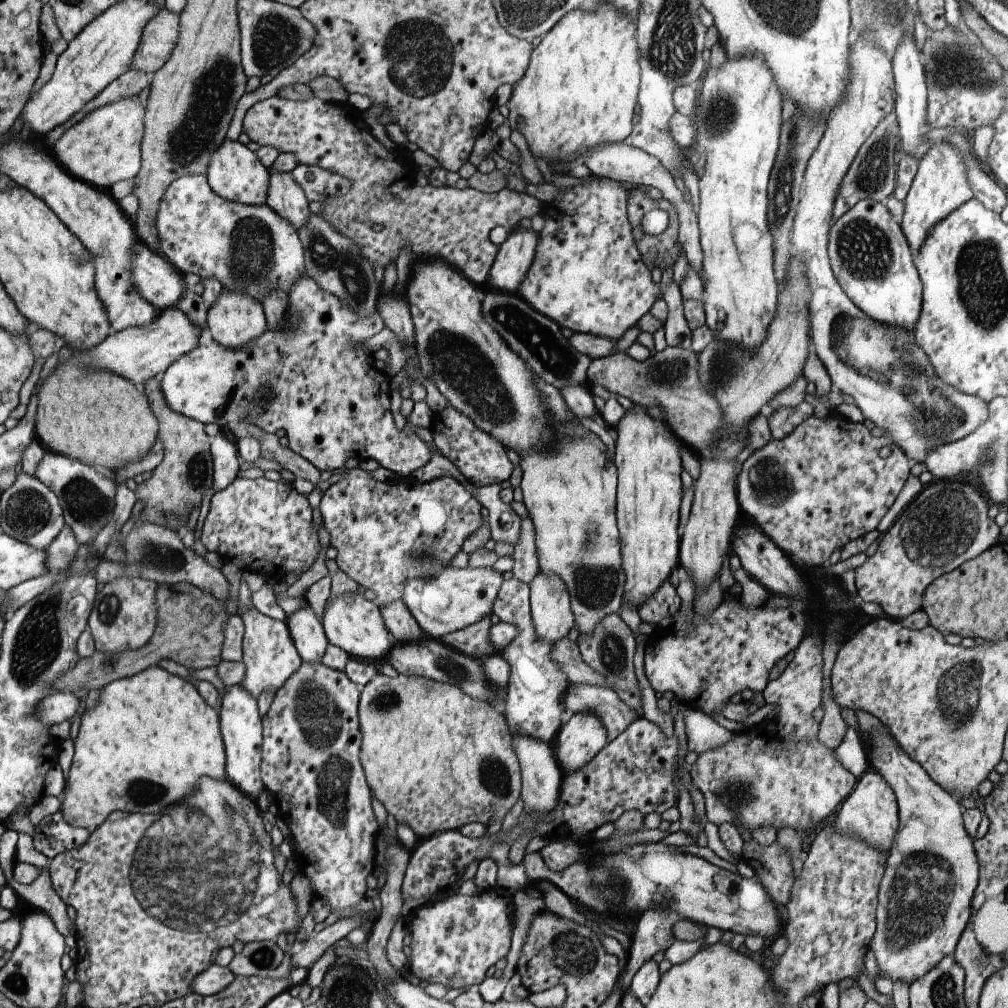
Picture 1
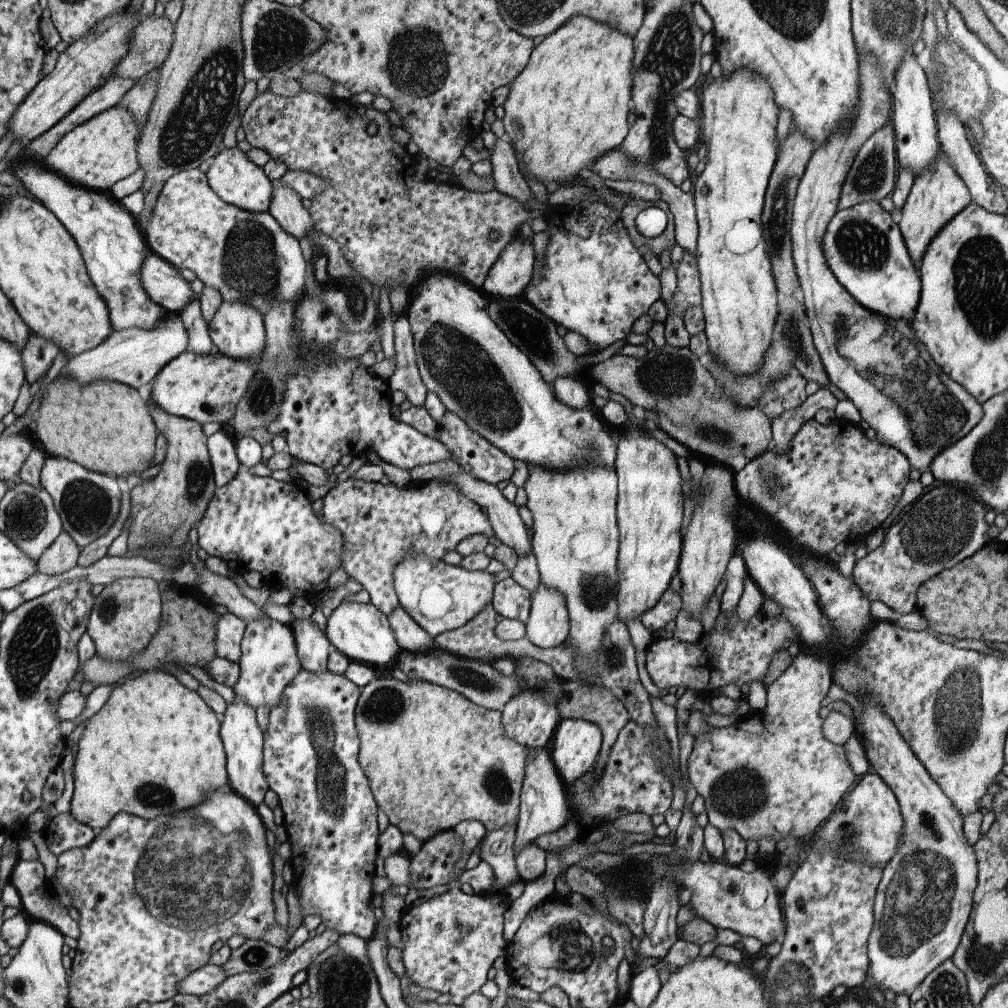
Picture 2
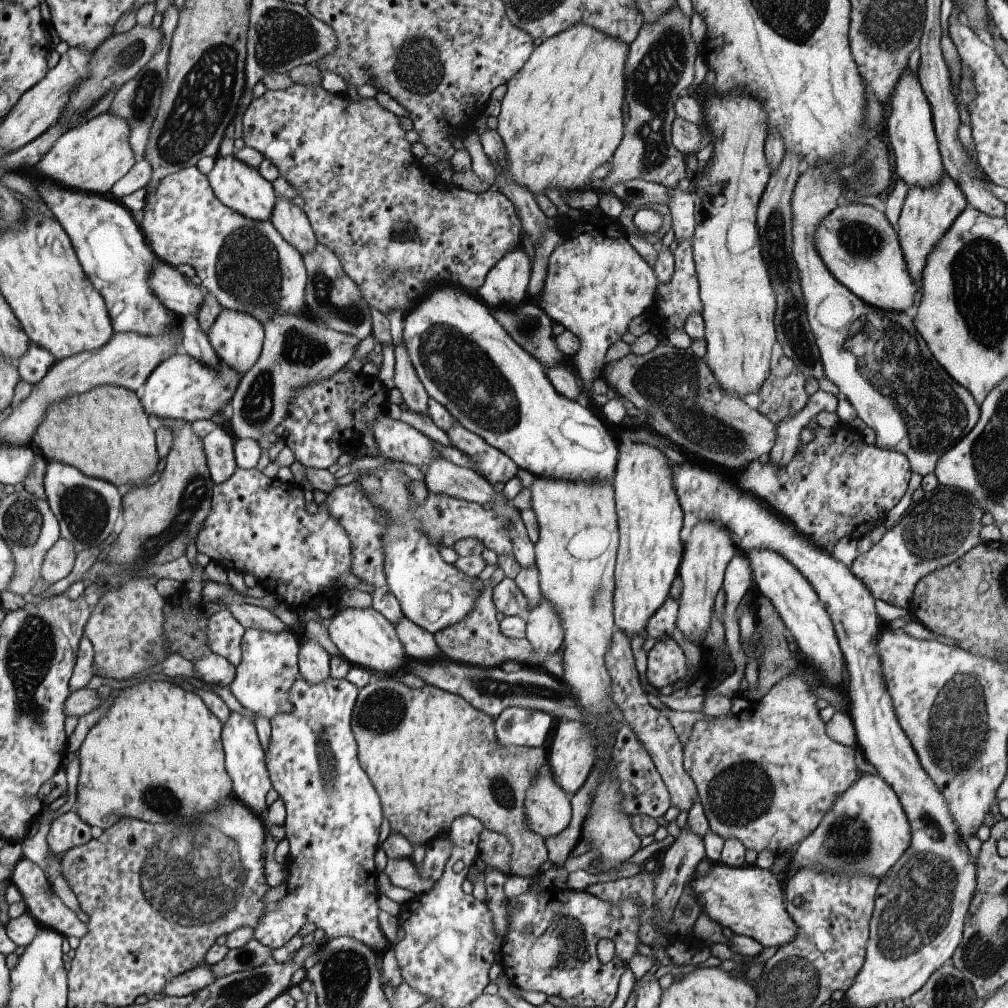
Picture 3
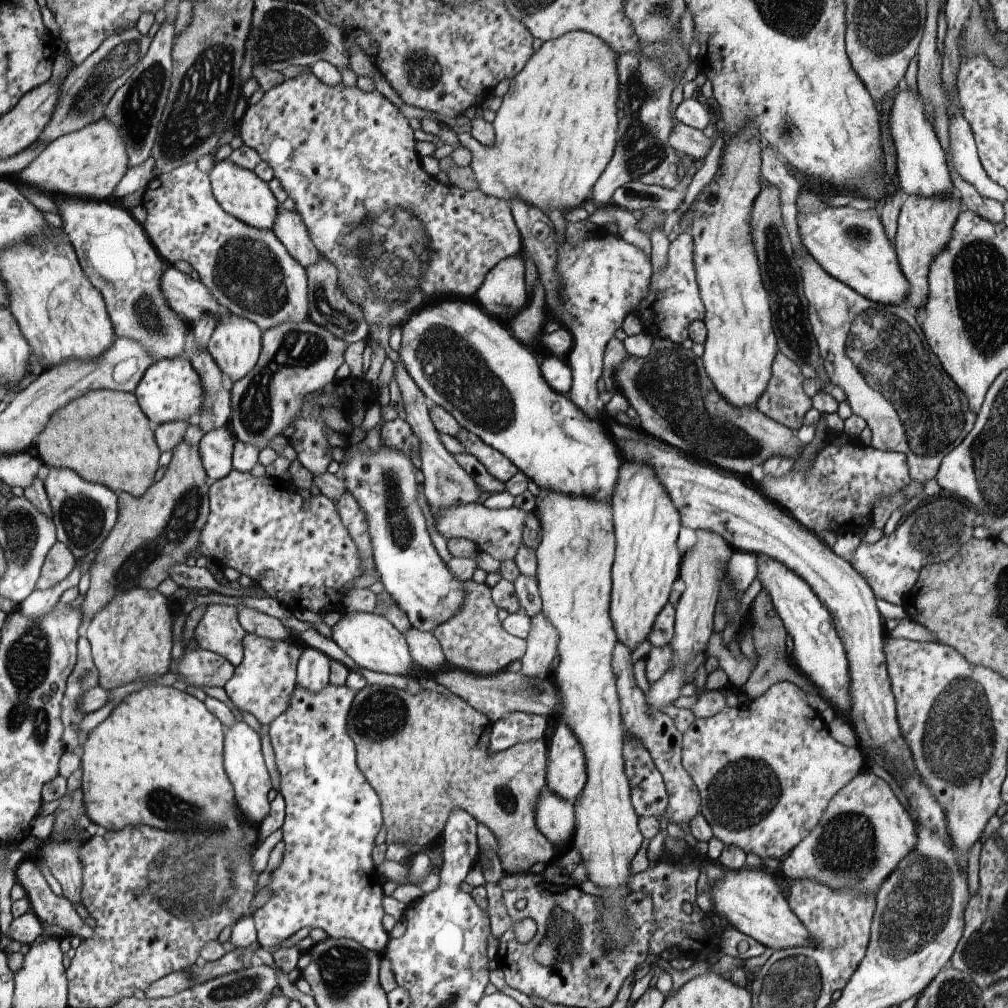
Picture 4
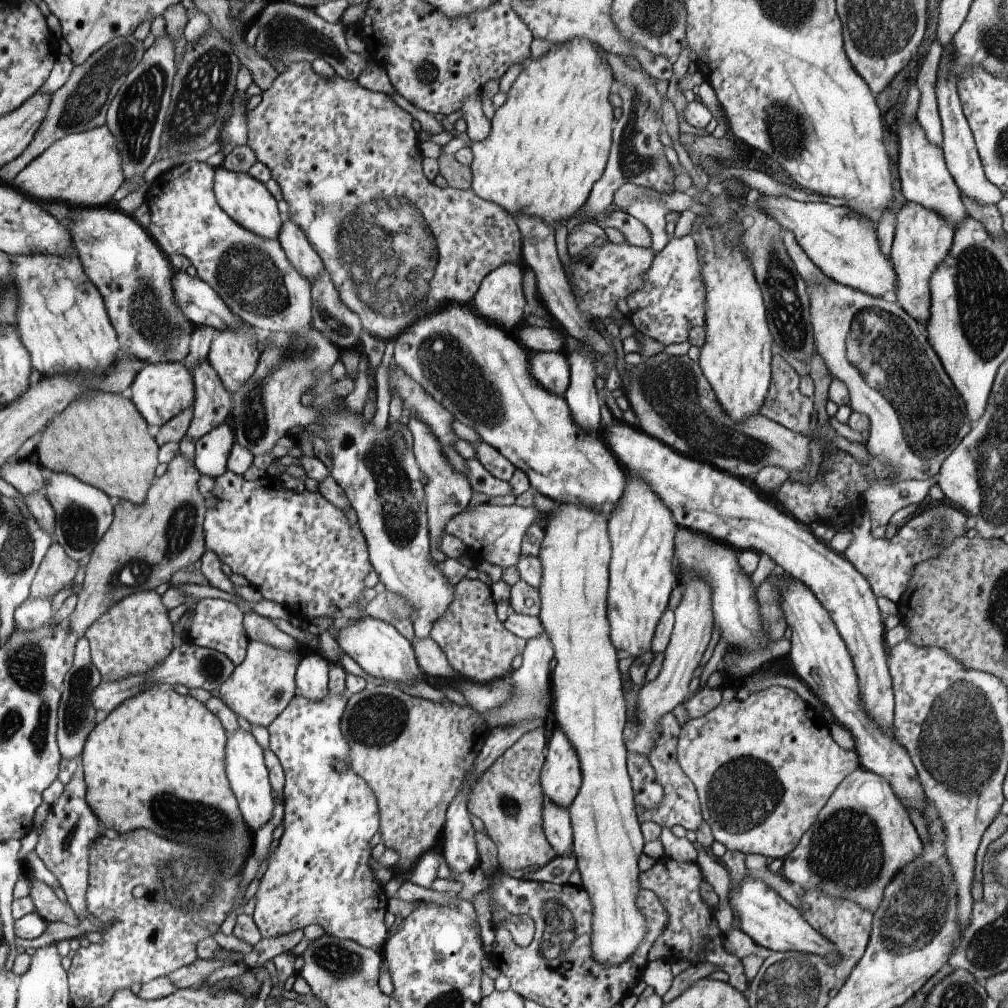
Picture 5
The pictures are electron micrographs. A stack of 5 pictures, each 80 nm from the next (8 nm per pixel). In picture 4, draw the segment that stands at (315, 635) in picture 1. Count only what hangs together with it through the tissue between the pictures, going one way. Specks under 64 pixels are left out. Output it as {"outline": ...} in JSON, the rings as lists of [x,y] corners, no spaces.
{"outline":[[[303,646],[297,662],[297,684],[313,693],[321,691],[328,683],[332,660],[322,651]]]}

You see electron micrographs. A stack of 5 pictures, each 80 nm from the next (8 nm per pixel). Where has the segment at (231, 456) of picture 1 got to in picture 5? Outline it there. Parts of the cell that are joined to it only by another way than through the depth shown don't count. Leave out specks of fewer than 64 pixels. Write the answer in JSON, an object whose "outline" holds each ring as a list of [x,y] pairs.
{"outline":[[[230,422],[216,426],[208,435],[196,442],[194,466],[198,472],[212,479],[220,477],[228,471],[230,452],[236,443],[236,434]]]}

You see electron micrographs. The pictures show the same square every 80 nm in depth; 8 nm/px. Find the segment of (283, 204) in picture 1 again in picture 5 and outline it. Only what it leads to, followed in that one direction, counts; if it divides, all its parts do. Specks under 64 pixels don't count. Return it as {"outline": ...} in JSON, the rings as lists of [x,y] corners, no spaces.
{"outline":[[[285,217],[282,224],[279,243],[285,250],[286,256],[290,260],[290,264],[310,281],[314,282],[314,278],[318,278],[325,271],[325,264],[321,260],[320,254],[310,245],[308,237],[298,224],[294,224],[292,220]]]}

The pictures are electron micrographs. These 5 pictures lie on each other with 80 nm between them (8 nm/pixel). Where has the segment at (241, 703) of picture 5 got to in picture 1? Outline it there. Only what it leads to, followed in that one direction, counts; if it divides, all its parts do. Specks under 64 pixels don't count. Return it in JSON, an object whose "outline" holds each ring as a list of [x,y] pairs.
{"outline":[[[242,578],[239,588],[239,604],[243,609],[238,616],[246,625],[244,634],[244,659],[246,665],[245,680],[240,684],[242,688],[258,697],[262,690],[276,692],[286,682],[287,678],[294,674],[301,665],[302,657],[298,654],[293,643],[288,625],[265,614],[262,614],[253,603],[252,593],[248,589],[248,583]]]}

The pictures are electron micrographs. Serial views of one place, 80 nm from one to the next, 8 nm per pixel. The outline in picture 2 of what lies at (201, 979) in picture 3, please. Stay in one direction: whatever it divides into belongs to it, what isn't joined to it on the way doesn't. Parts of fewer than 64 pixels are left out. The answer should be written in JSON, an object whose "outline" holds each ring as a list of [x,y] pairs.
{"outline":[[[209,962],[205,967],[191,972],[184,980],[181,980],[177,992],[183,995],[202,996],[218,988],[227,978],[228,976],[221,966]]]}

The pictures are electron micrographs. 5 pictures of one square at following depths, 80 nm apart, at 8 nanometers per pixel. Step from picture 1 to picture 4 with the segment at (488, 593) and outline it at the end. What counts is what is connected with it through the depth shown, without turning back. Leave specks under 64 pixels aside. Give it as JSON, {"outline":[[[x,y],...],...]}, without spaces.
{"outline":[[[381,442],[379,452],[352,454],[344,470],[346,490],[358,501],[364,509],[369,521],[369,533],[373,542],[373,557],[377,565],[378,580],[392,600],[406,613],[412,627],[421,631],[433,631],[442,623],[453,618],[465,606],[465,584],[449,569],[442,560],[436,545],[428,536],[426,518],[418,506],[418,477],[420,471],[412,464],[410,457],[397,449],[386,447]]]}

